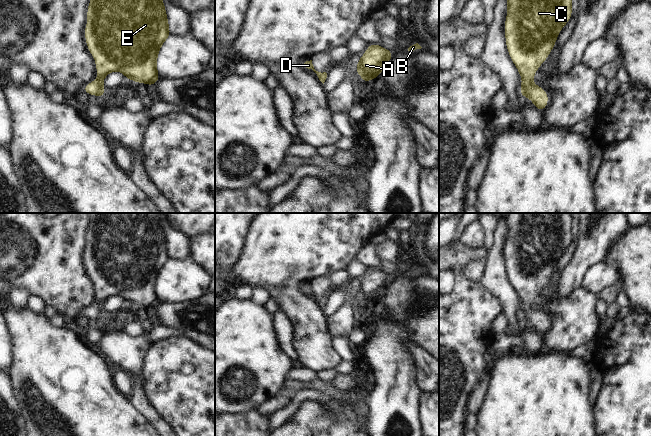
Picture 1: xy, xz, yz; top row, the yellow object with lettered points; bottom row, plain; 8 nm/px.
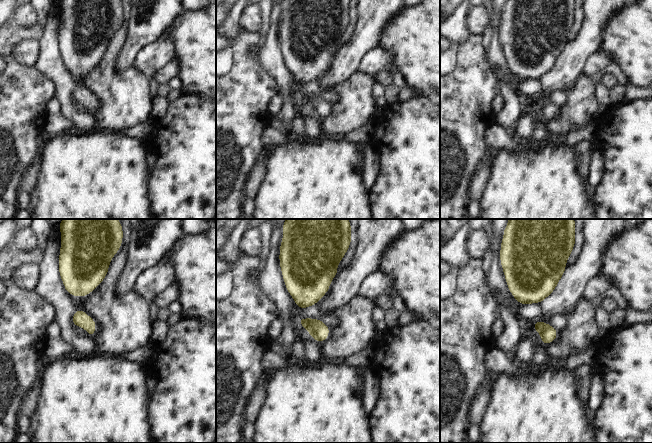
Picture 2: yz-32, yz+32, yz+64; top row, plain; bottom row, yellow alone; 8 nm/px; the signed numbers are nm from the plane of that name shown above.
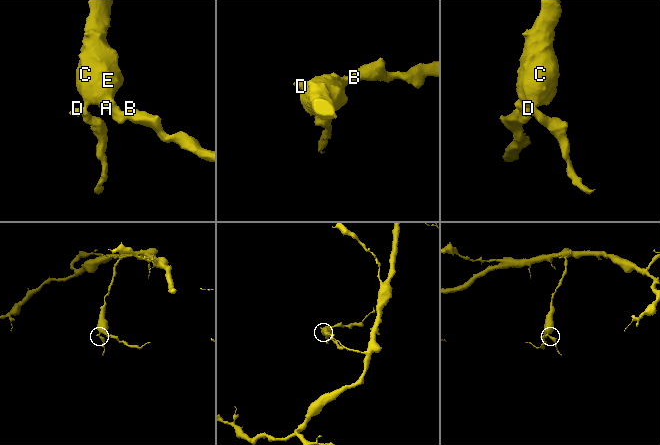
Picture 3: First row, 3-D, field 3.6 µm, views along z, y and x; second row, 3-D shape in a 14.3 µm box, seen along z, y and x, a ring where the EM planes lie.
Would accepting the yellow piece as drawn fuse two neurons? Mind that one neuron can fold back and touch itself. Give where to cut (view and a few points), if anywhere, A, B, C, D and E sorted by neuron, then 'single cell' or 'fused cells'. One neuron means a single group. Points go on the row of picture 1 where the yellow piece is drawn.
cut none; groups A B C D E; single cell

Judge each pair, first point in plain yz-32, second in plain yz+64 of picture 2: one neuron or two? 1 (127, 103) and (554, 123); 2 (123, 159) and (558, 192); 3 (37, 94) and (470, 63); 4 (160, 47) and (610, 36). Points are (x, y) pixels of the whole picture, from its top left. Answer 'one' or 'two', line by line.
1: one
2: one
3: one
4: two

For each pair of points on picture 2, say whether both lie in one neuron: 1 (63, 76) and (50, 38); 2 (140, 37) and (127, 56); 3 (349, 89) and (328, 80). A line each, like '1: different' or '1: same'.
1: same
2: same
3: different

